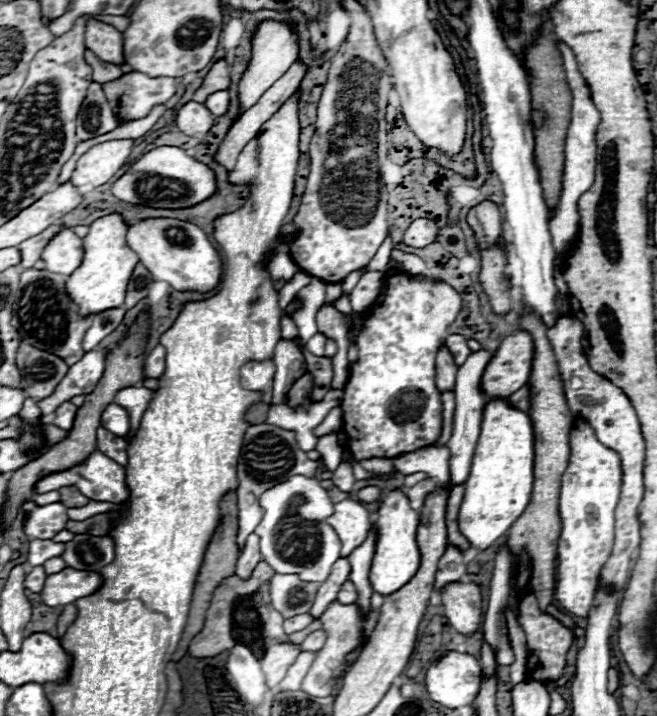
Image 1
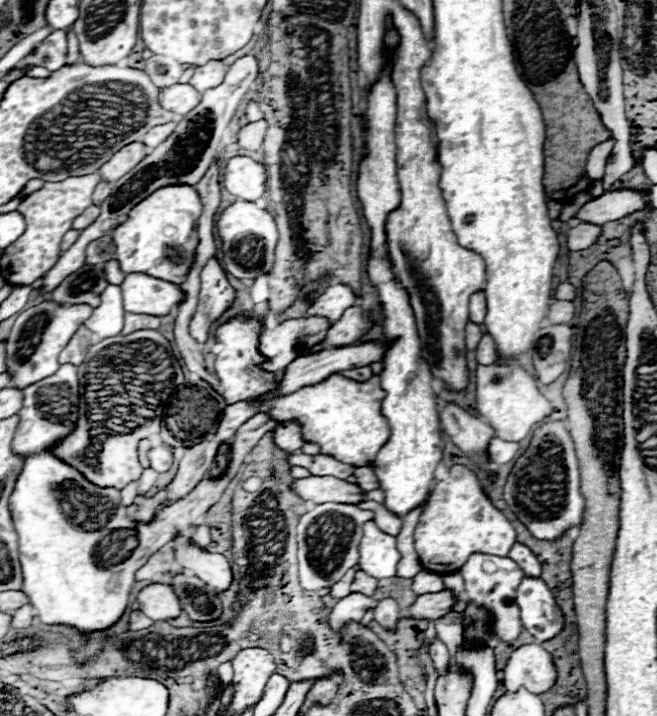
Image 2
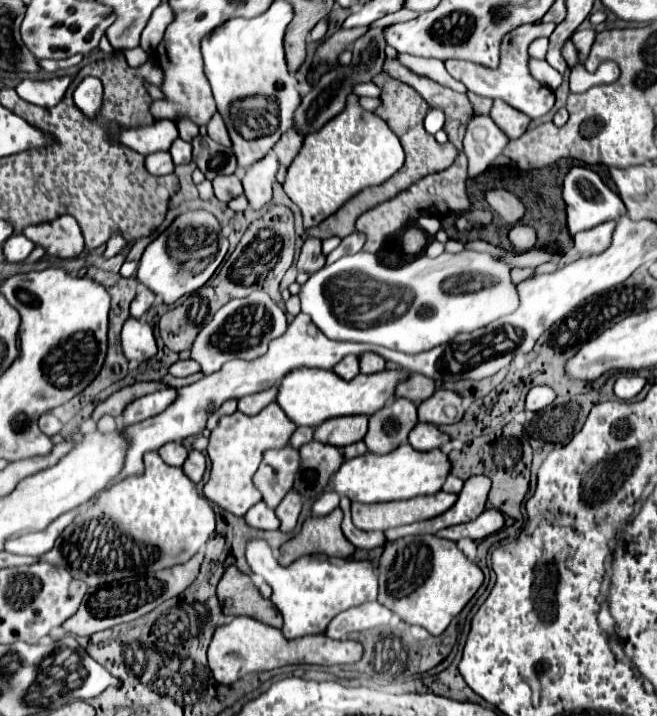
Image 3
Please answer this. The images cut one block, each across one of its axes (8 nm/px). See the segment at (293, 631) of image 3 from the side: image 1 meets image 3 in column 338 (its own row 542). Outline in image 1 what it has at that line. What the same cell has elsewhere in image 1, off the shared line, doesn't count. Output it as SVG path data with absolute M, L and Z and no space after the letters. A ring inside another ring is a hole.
M574 428L570 432L570 464L562 478L560 518L562 532L558 538L556 566L556 600L576 616L586 618L598 586L598 576L614 544L614 510L620 498L622 466L620 456L594 438L592 428Z

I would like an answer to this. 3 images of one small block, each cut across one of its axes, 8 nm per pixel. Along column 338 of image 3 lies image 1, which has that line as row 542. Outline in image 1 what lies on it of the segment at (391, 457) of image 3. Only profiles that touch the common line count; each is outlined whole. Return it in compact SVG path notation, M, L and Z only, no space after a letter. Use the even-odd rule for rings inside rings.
M492 400L484 406L484 416L482 416L482 428L478 436L478 444L472 456L472 466L468 480L464 484L464 500L460 506L458 514L458 528L470 540L470 546L476 550L486 550L496 542L500 536L508 532L512 522L522 514L530 500L532 492L532 472L534 468L534 432L532 432L532 422L526 412L514 410L508 406L506 400Z

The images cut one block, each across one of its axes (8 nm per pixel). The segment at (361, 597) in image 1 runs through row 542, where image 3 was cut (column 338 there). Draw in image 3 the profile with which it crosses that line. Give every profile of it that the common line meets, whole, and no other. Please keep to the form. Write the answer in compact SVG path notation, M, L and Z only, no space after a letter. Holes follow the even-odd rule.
M348 356L348 358L344 358L344 362L338 362L332 370L334 370L340 378L344 378L344 380L352 380L352 378L360 372L360 368L358 368L358 358Z

